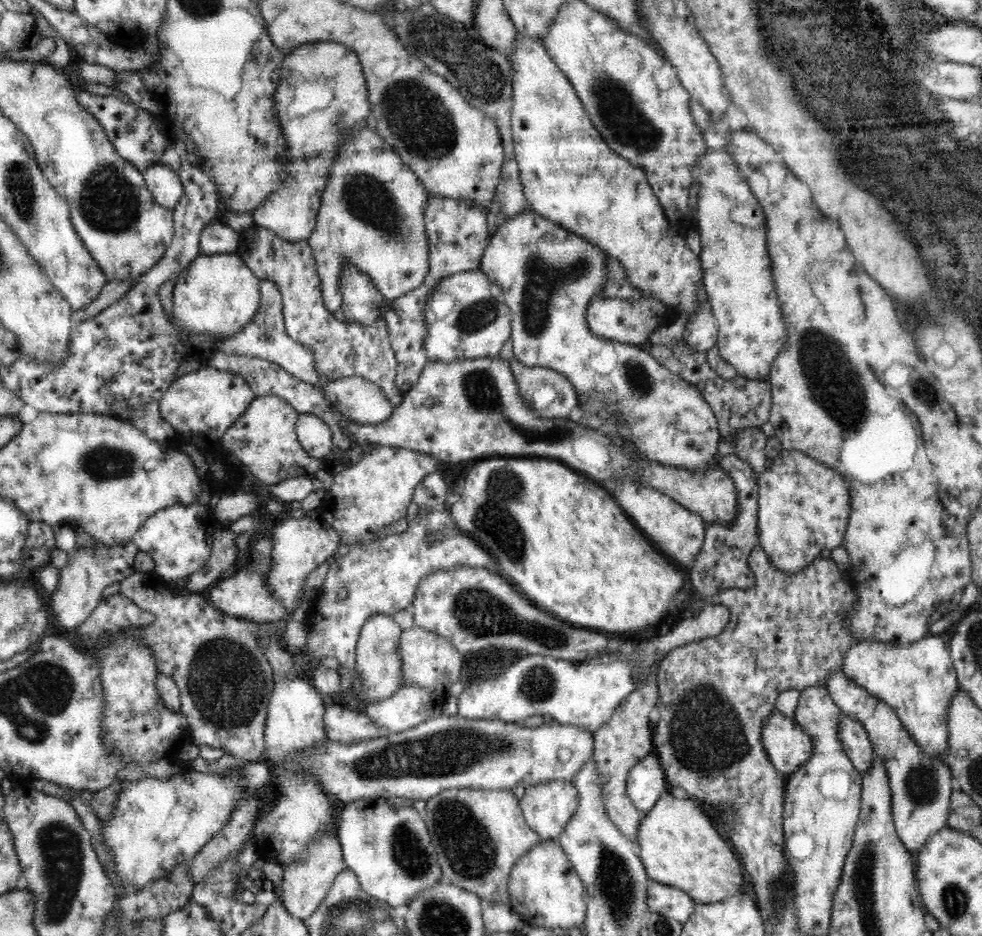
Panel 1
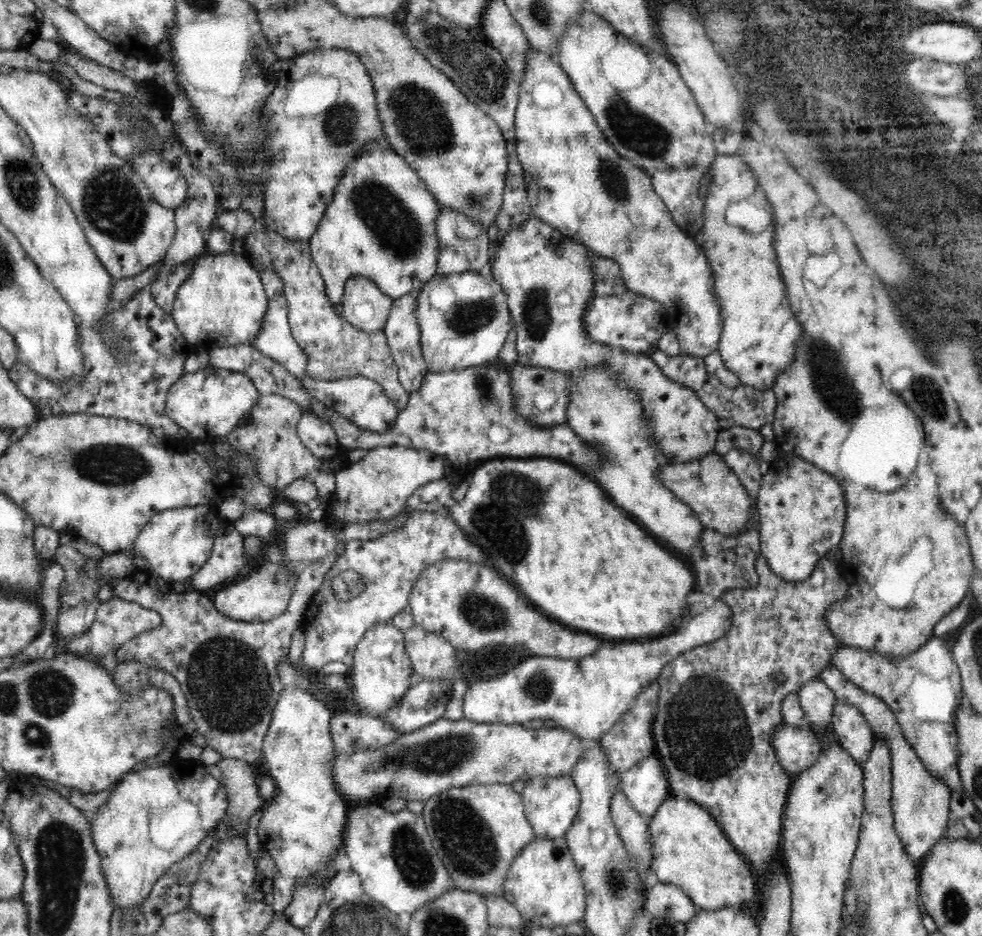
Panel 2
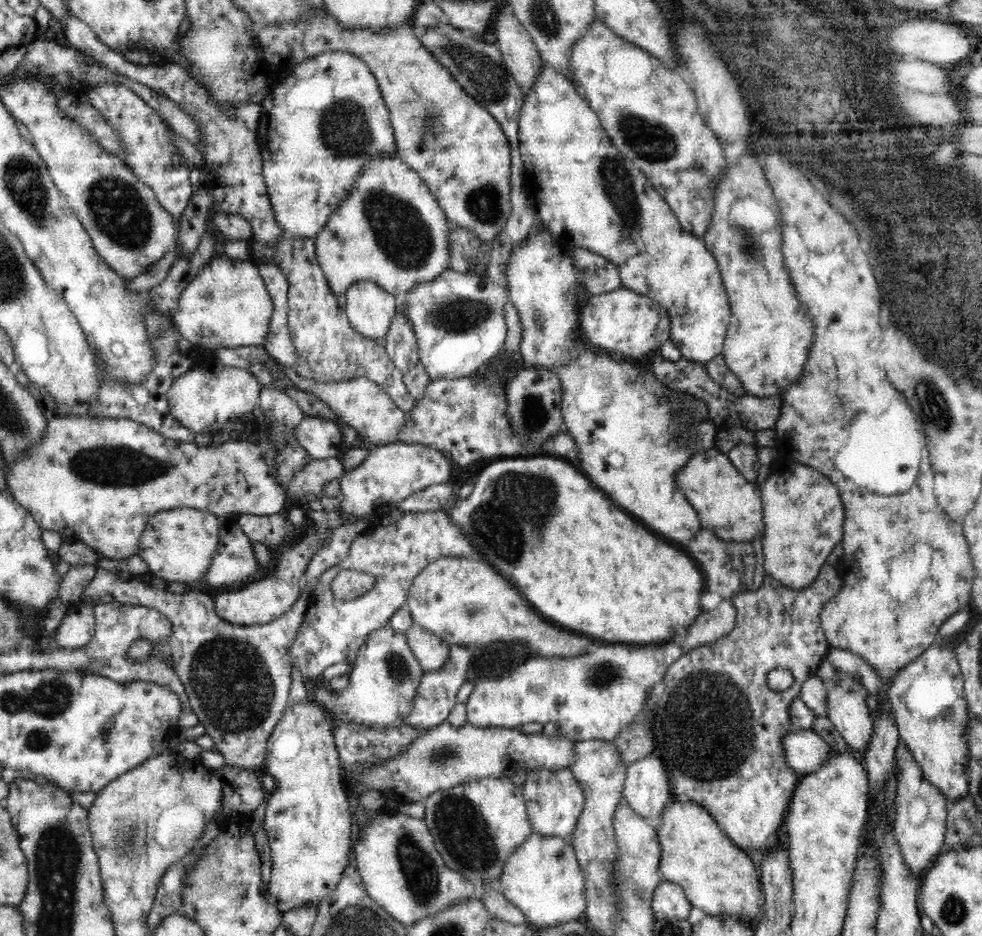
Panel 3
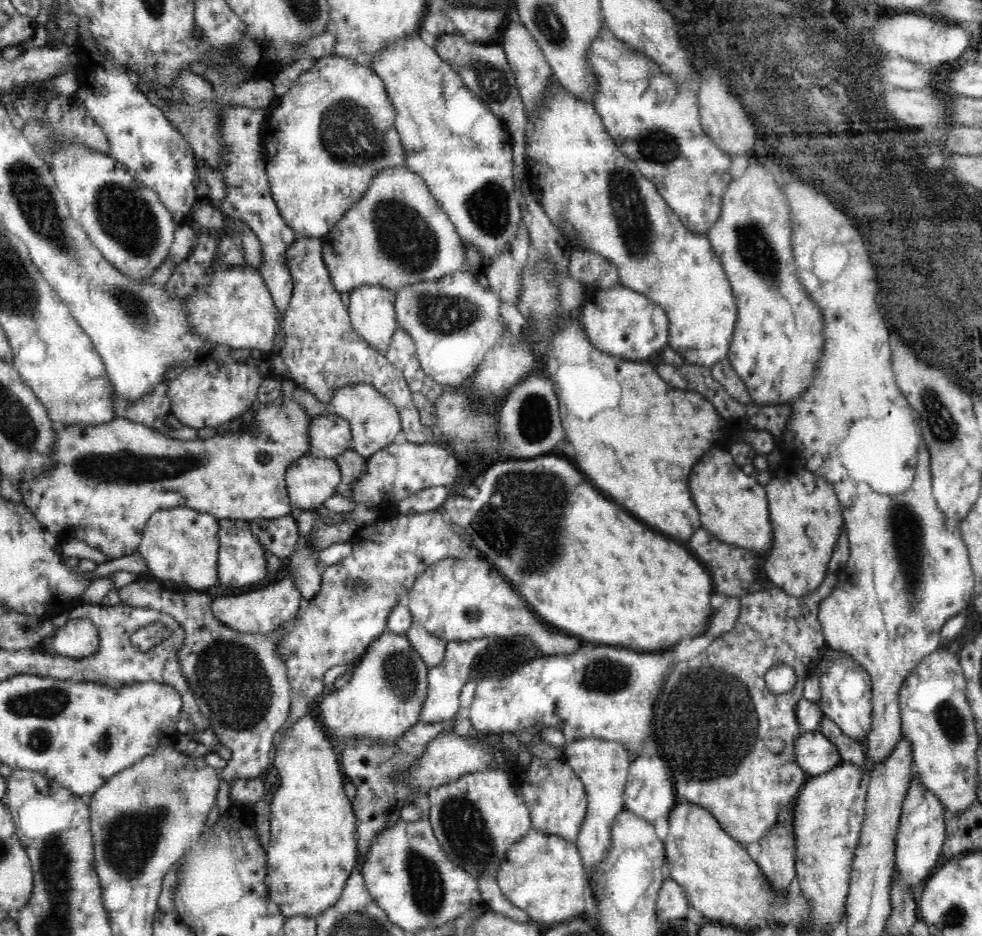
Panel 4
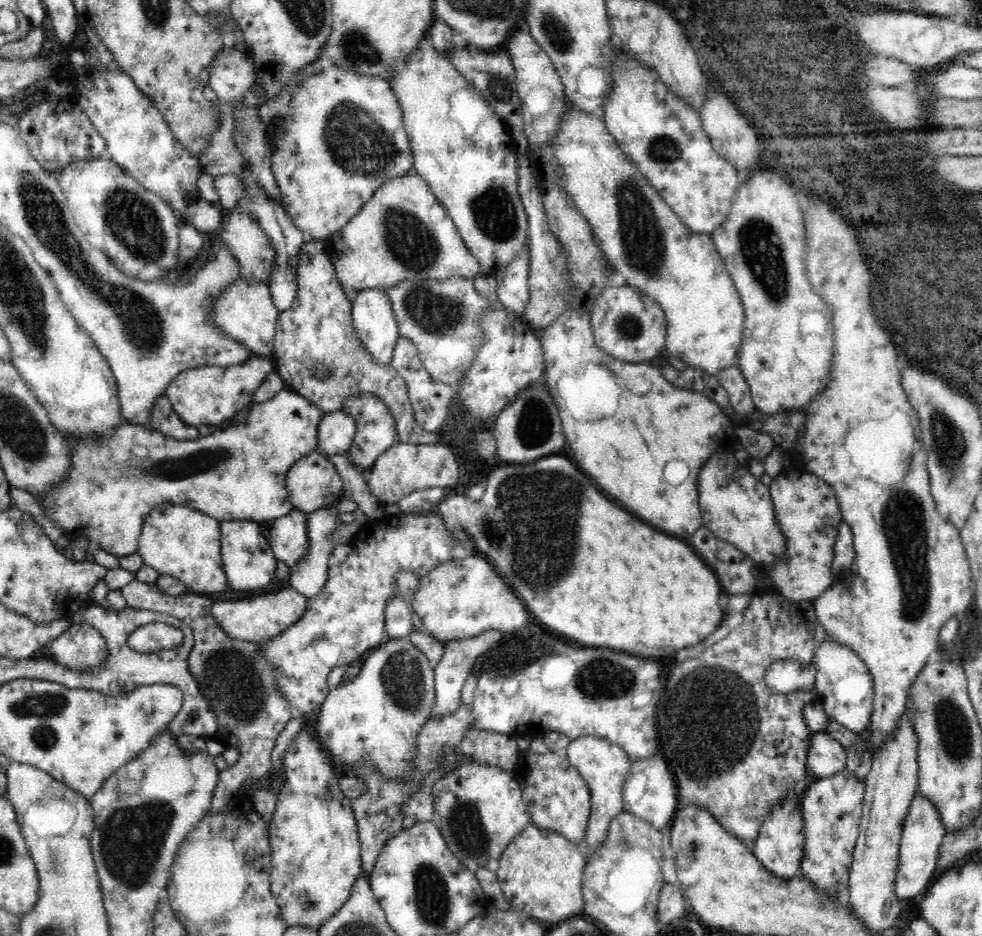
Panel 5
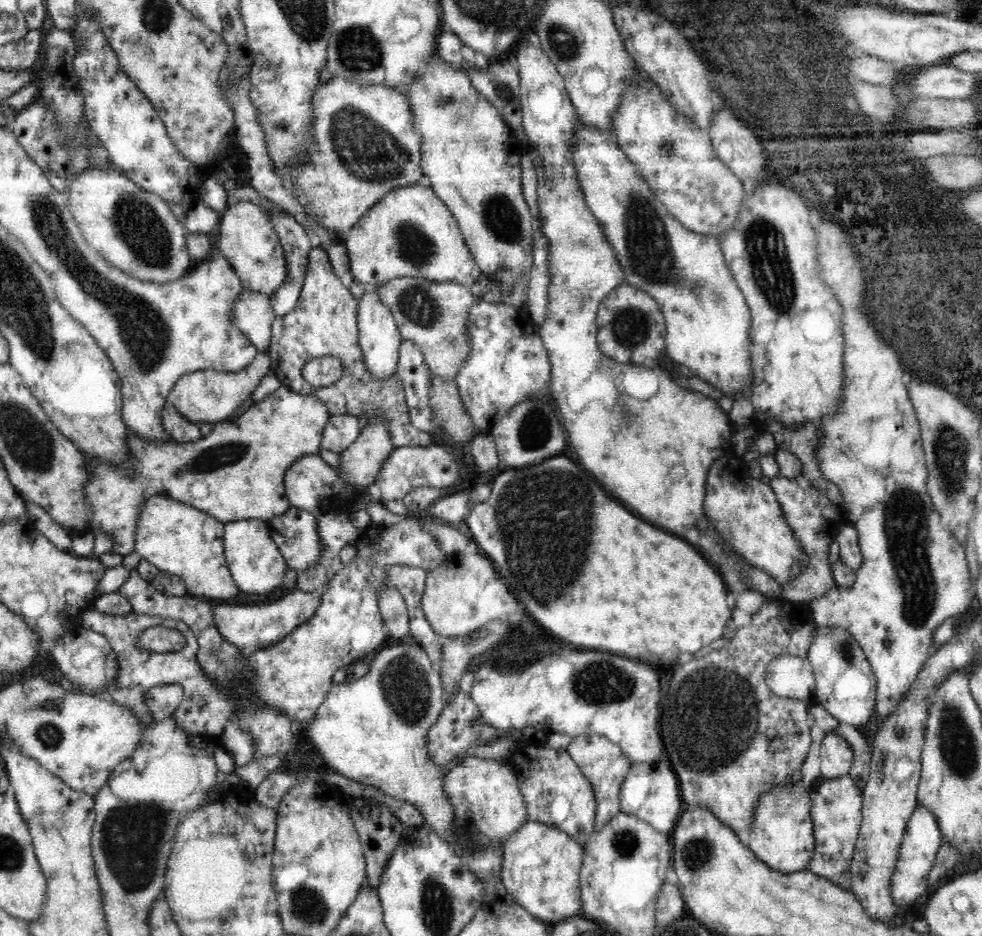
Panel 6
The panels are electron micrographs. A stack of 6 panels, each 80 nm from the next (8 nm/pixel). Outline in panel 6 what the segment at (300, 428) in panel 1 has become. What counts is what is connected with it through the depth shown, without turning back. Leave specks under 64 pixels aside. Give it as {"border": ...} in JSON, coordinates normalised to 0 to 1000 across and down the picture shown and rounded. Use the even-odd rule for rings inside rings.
{"border":[[[338,443],[330,457],[327,479],[346,485],[366,468],[368,457],[363,444]]]}

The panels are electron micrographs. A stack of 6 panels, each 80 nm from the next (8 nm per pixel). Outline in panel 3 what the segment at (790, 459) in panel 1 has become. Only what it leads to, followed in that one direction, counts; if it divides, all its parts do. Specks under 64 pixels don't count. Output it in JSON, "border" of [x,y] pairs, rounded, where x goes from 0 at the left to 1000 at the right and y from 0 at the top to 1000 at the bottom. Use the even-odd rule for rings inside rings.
{"border":[[[813,493],[786,495],[783,511],[774,518],[777,545],[777,576],[779,611],[800,627],[816,629],[829,622],[843,594],[856,581],[860,545],[853,521],[839,506]]]}

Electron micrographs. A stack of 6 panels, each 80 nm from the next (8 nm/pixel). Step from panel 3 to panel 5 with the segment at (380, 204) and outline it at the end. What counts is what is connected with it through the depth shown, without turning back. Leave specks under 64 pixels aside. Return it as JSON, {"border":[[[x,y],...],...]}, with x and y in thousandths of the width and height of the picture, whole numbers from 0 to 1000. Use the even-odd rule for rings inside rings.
{"border":[[[424,186],[395,191],[388,197],[369,219],[369,224],[358,232],[347,245],[331,255],[333,268],[339,282],[341,294],[350,309],[401,308],[413,299],[452,299],[466,294],[483,298],[489,291],[487,277],[479,269],[473,255],[466,249],[462,236],[454,222],[438,203],[436,196]]]}

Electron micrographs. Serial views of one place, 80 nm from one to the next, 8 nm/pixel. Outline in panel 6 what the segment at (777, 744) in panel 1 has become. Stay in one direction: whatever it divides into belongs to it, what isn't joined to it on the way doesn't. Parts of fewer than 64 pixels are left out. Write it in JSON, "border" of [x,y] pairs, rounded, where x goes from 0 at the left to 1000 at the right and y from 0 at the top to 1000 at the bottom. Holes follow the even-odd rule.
{"border":[[[844,784],[836,793],[835,832],[846,832],[865,827],[870,812],[870,802],[867,796],[856,786]]]}

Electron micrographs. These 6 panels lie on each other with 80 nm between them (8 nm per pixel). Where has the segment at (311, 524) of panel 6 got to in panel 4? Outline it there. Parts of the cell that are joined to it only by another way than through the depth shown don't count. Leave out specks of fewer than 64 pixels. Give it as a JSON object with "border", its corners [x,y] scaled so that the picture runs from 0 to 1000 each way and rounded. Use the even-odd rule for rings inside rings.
{"border":[[[299,546],[278,554],[254,556],[253,560],[269,588],[290,600],[297,596],[297,592],[305,583],[305,568]]]}

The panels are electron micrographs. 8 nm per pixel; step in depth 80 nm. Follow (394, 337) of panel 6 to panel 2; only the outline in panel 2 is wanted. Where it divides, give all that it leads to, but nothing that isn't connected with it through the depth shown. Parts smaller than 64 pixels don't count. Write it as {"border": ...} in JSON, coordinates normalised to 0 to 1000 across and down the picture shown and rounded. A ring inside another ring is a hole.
{"border":[[[363,294],[351,301],[349,338],[360,349],[375,356],[391,353],[400,319],[373,296]]]}

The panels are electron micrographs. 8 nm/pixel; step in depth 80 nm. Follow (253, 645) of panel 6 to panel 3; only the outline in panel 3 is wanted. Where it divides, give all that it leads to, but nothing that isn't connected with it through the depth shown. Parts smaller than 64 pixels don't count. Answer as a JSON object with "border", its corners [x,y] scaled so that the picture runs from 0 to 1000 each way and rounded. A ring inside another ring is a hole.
{"border":[[[322,565],[320,571],[310,573],[301,585],[285,588],[279,591],[279,600],[276,604],[274,615],[253,623],[251,627],[238,631],[222,635],[218,640],[218,650],[222,658],[242,668],[271,667],[287,658],[299,645],[307,631],[305,621],[309,611],[313,608],[318,594],[329,584],[332,584],[337,575],[336,565]]]}

